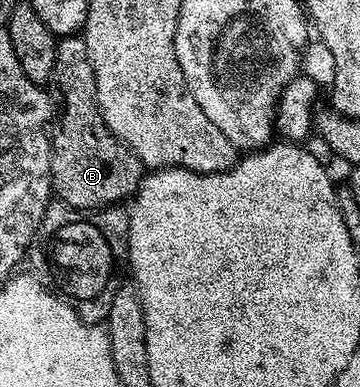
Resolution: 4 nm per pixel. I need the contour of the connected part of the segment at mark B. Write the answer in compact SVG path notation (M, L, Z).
M67 35L58 39L56 65L48 84L48 94L52 104L52 130L50 131L50 186L67 207L77 207L87 213L111 205L121 204L121 199L129 200L138 190L144 178L144 165L122 140L108 129L98 108L95 97L96 81L94 70L88 57L85 38Z

